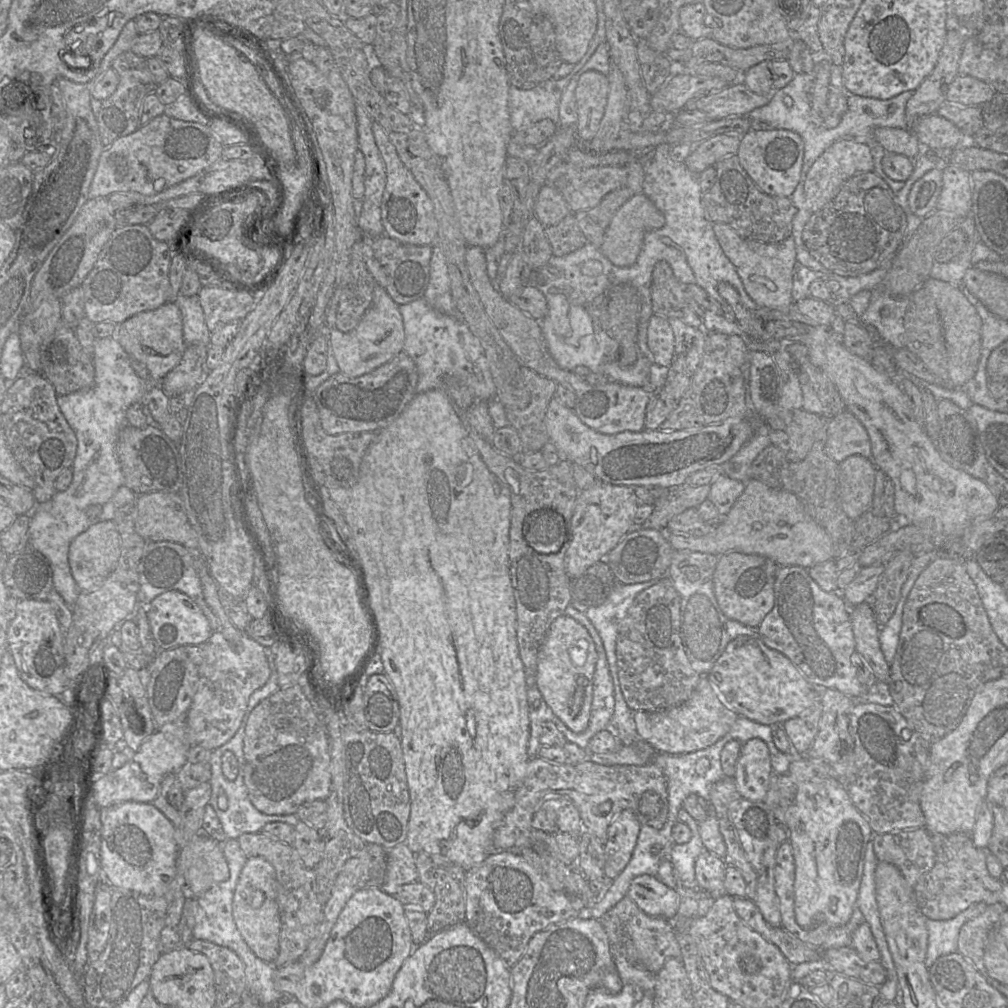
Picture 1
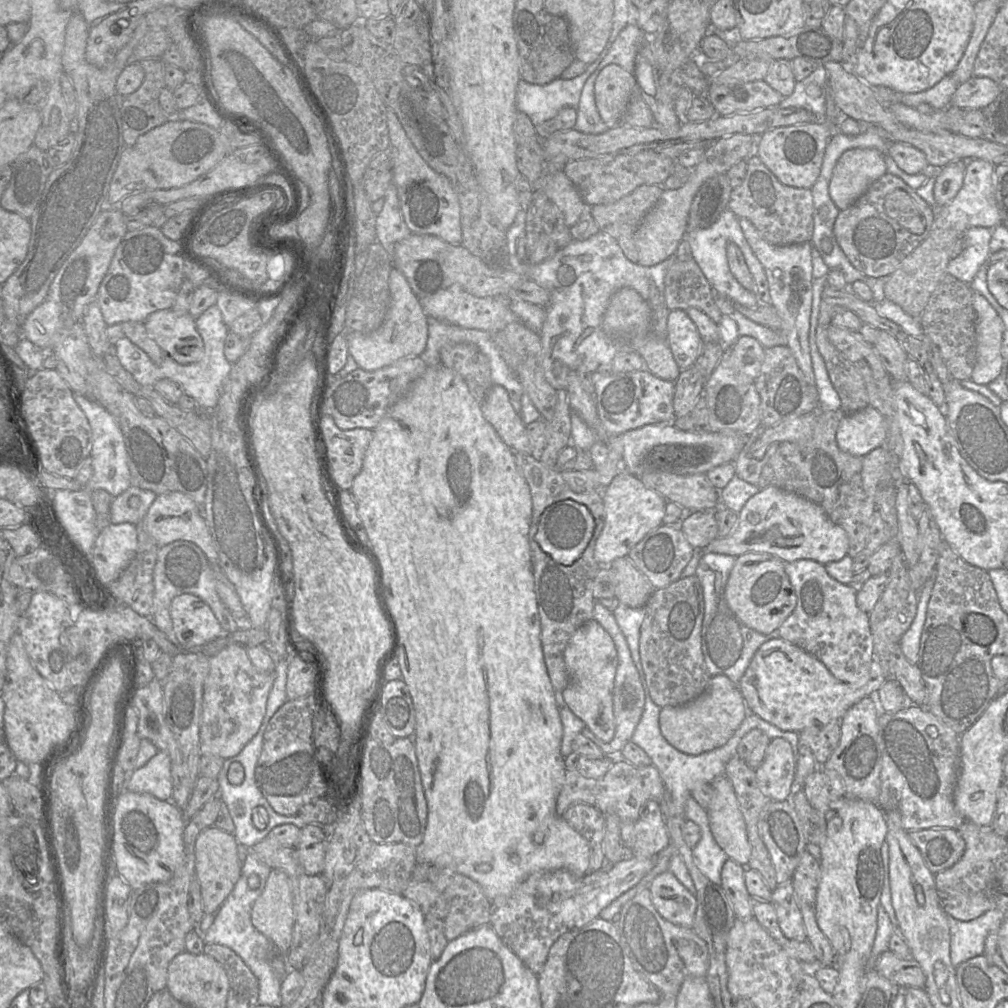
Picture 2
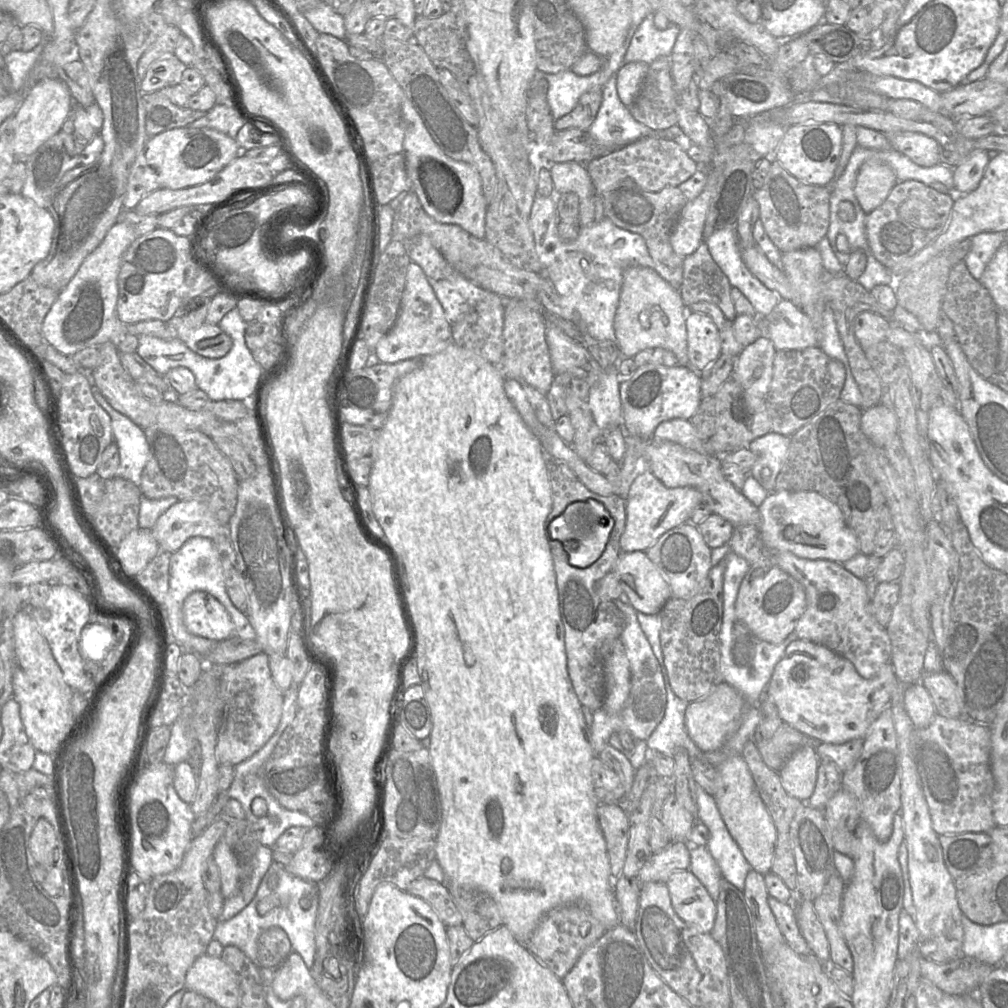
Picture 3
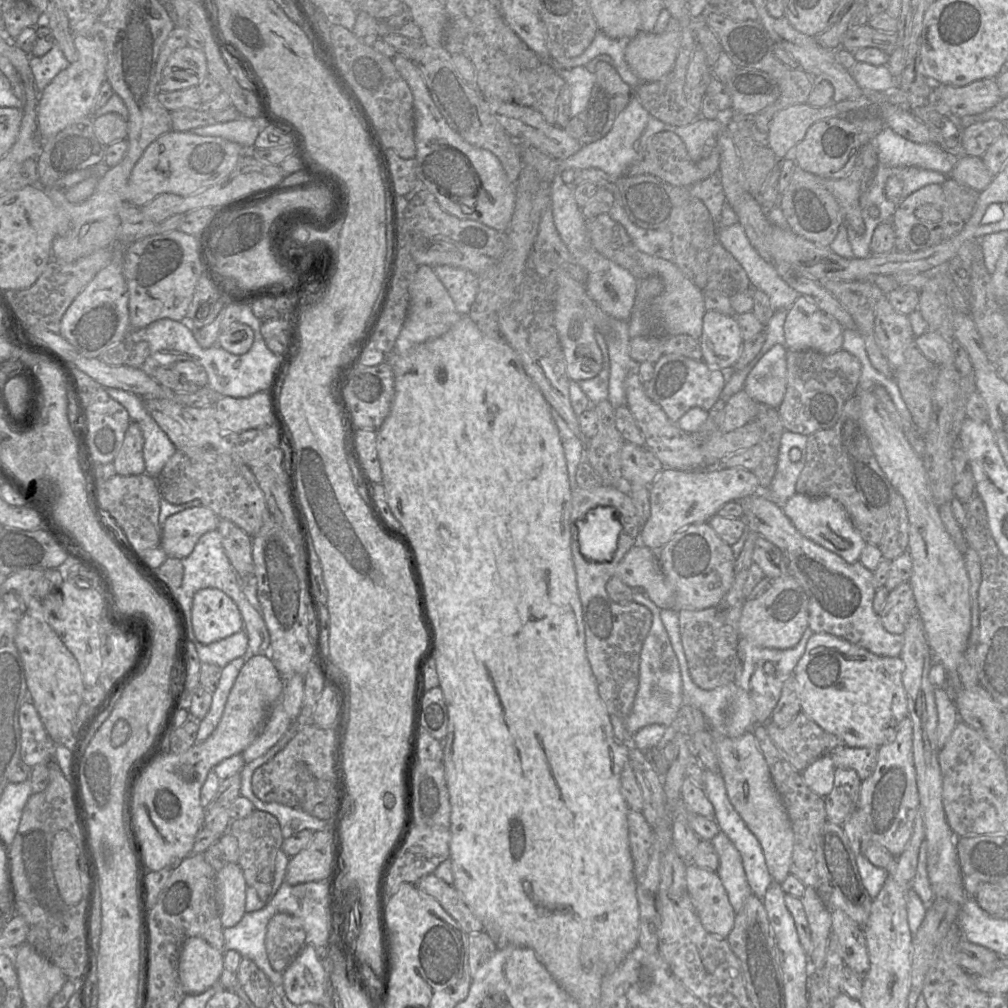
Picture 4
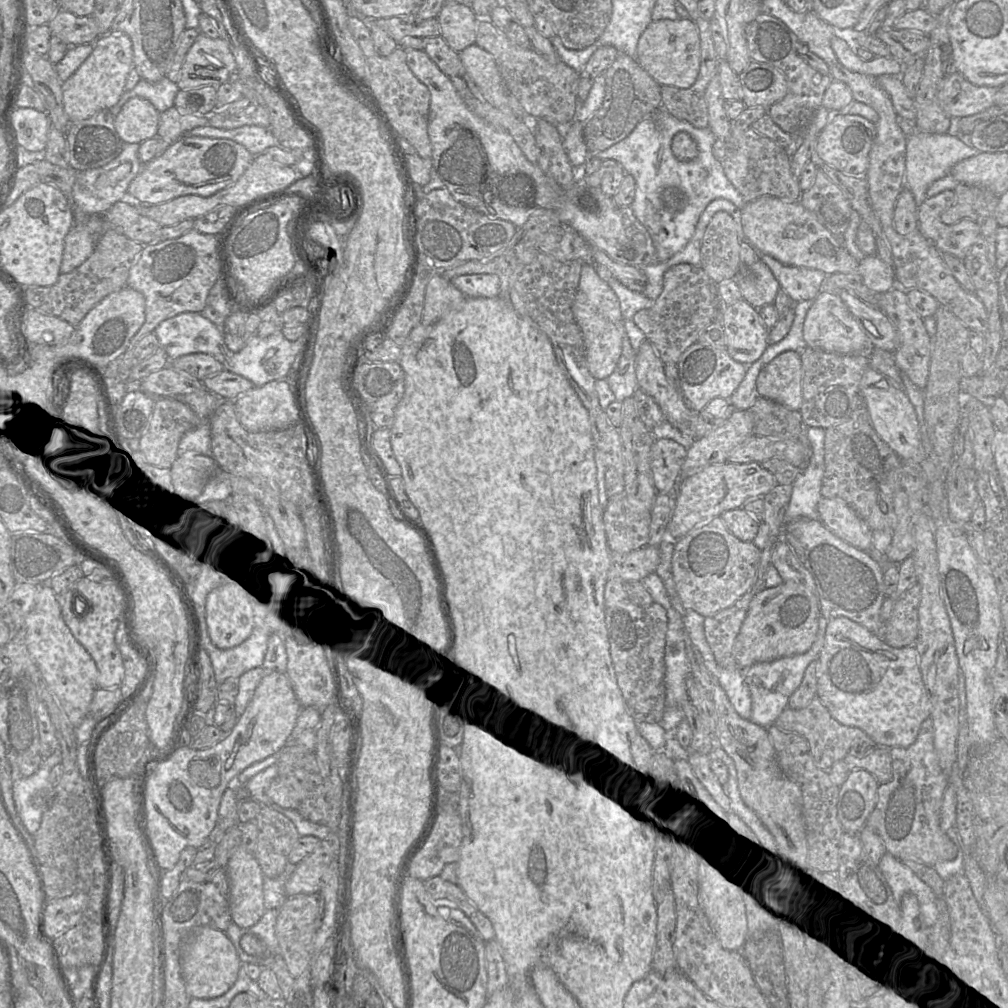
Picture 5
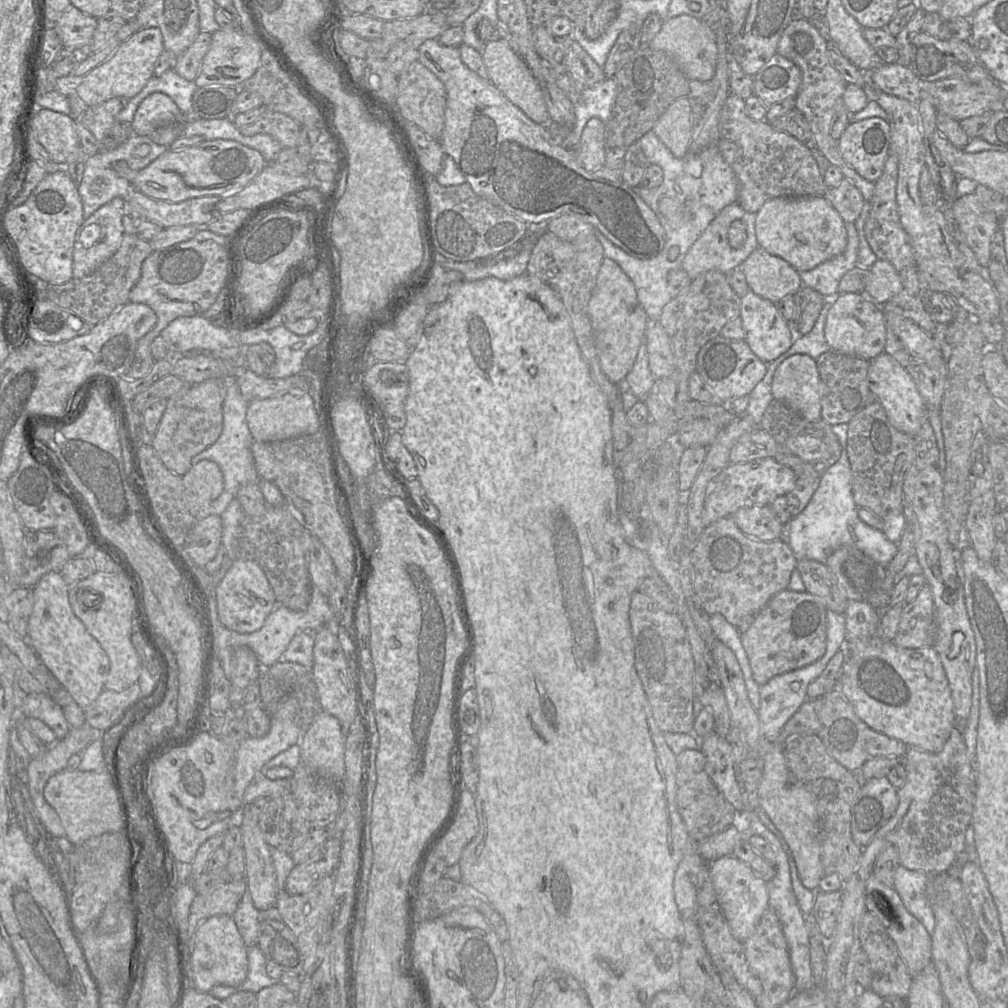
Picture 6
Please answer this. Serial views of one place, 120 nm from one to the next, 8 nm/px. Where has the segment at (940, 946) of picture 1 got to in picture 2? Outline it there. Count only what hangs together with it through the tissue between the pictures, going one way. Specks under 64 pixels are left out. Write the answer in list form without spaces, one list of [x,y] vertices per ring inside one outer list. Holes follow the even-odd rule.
[[[994,909],[970,921],[949,918],[952,964],[956,967],[971,958],[983,955],[986,937],[999,930],[1006,914]]]

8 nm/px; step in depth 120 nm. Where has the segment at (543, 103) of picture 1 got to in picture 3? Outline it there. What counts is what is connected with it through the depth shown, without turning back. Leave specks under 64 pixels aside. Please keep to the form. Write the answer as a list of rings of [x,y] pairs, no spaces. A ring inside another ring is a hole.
[[[629,43],[623,45],[603,59],[601,69],[591,75],[579,76],[571,69],[556,74],[536,71],[529,90],[537,81],[545,79],[548,82],[547,102],[554,119],[570,113],[577,105],[580,97],[593,89],[602,88],[610,77],[625,63],[623,57]]]

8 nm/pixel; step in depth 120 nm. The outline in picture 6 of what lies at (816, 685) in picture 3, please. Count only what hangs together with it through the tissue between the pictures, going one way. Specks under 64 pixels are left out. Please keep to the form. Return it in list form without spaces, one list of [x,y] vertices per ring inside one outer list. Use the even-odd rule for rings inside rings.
[[[849,602],[843,613],[845,617],[845,641],[840,650],[844,653],[844,660],[841,675],[837,683],[840,693],[853,706],[855,713],[871,729],[880,732],[890,738],[899,740],[910,748],[915,748],[931,753],[939,752],[949,739],[955,722],[954,702],[952,698],[949,682],[937,651],[933,647],[923,647],[917,649],[906,649],[894,645],[891,641],[885,641],[878,635],[879,613],[867,602]]]

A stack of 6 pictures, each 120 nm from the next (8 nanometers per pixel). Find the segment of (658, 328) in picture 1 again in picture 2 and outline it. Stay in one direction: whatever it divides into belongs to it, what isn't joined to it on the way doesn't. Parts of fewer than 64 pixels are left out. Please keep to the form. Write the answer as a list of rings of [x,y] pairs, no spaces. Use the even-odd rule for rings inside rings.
[[[673,310],[668,314],[665,339],[681,370],[693,366],[702,353],[704,343],[686,310]]]

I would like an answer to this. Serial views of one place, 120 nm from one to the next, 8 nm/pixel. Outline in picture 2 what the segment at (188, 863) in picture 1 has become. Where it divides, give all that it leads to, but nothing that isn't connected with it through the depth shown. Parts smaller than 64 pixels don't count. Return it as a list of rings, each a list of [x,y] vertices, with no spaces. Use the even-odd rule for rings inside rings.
[[[216,827],[202,830],[195,842],[195,878],[201,888],[204,914],[215,913],[241,877],[241,860],[235,838]]]

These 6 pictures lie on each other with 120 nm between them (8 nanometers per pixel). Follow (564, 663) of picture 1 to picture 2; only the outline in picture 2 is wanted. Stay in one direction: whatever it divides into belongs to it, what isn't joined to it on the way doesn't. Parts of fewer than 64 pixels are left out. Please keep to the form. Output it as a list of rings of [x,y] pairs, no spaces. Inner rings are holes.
[[[596,621],[581,625],[570,638],[564,661],[569,673],[569,684],[558,693],[561,704],[580,718],[590,732],[604,742],[610,742],[616,731],[613,707],[613,688],[618,656],[613,639]]]

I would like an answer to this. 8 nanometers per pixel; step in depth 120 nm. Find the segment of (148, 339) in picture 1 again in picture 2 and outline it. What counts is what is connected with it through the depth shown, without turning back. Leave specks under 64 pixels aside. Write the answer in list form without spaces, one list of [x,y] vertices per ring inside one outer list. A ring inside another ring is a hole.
[[[165,309],[151,313],[143,322],[162,351],[180,364],[201,360],[204,344],[195,318],[189,313]]]

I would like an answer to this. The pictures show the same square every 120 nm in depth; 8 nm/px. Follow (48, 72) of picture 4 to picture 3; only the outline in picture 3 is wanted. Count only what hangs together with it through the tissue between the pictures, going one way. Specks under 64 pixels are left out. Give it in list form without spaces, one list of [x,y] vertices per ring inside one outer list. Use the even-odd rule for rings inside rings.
[[[42,44],[32,51],[10,51],[4,54],[6,70],[13,87],[20,91],[29,85],[29,74],[40,60]]]

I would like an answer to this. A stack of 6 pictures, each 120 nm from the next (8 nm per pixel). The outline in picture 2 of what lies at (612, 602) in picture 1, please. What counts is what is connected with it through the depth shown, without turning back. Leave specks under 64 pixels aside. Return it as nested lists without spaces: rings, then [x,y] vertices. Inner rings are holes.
[[[619,604],[612,612],[625,636],[635,665],[639,665],[639,635],[645,617],[644,608],[632,608]]]

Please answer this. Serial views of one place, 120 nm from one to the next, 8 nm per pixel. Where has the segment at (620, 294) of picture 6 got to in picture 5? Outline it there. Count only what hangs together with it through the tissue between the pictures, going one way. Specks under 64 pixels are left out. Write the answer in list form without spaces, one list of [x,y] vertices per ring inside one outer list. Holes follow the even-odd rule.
[[[584,263],[572,309],[584,337],[588,370],[596,380],[606,380],[621,357],[626,330],[620,301],[611,286],[598,274],[596,263]]]

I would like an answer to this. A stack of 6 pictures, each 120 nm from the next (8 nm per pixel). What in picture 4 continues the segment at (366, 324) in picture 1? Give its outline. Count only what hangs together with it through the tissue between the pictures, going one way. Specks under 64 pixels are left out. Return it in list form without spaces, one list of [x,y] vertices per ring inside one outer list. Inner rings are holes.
[[[420,265],[409,287],[409,311],[393,350],[407,351],[411,347],[437,338],[448,332],[460,319],[447,289],[435,274],[432,266]]]

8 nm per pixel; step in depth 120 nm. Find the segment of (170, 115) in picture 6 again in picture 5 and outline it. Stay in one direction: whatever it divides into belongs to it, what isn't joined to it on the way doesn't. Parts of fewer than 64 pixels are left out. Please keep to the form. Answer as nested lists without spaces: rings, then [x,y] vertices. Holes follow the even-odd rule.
[[[145,98],[128,100],[114,118],[114,127],[124,143],[142,143],[157,136],[160,112]]]

